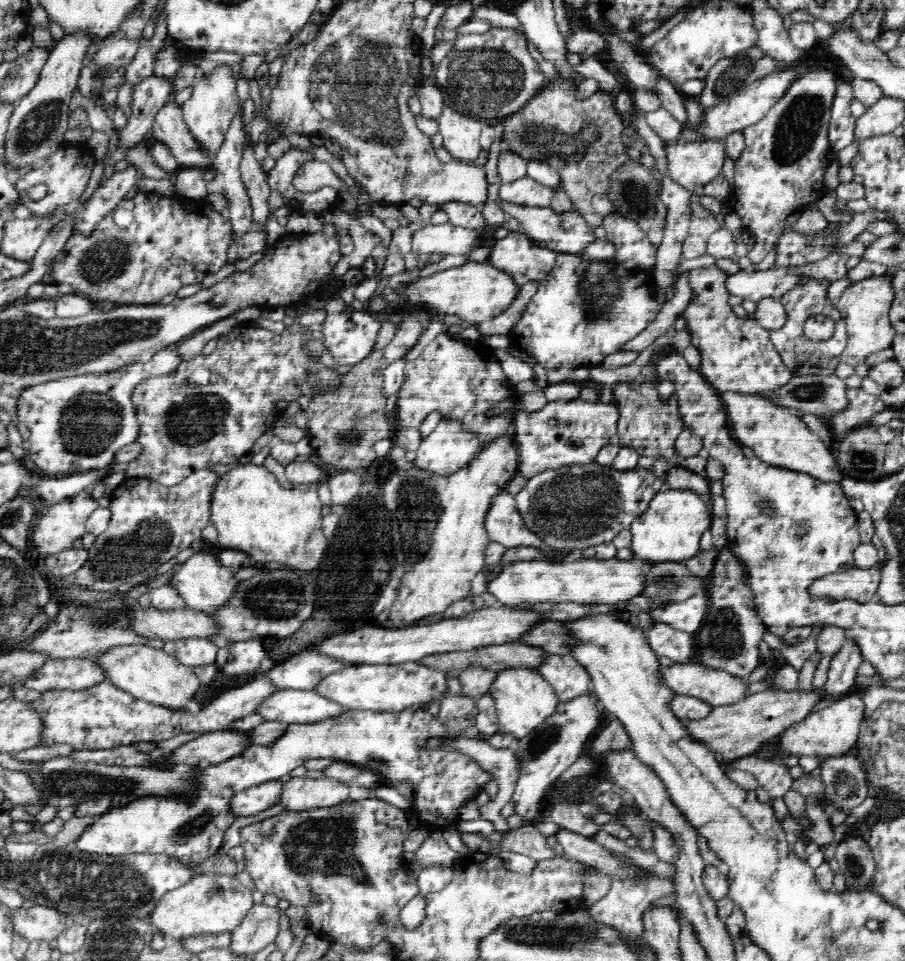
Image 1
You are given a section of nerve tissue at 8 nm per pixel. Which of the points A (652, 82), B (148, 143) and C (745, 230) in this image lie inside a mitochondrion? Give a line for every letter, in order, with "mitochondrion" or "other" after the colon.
A: other
B: other
C: other

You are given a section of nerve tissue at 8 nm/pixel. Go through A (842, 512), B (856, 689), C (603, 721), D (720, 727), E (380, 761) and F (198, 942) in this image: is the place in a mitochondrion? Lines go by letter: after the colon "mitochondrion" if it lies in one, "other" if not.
A: other
B: other
C: other
D: other
E: mitochondrion
F: other

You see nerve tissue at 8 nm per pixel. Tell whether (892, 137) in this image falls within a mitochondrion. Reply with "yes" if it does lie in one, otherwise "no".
no

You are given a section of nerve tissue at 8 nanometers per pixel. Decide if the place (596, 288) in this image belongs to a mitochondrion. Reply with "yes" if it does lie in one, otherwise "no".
yes

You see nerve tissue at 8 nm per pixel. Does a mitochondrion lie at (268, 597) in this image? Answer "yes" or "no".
yes

